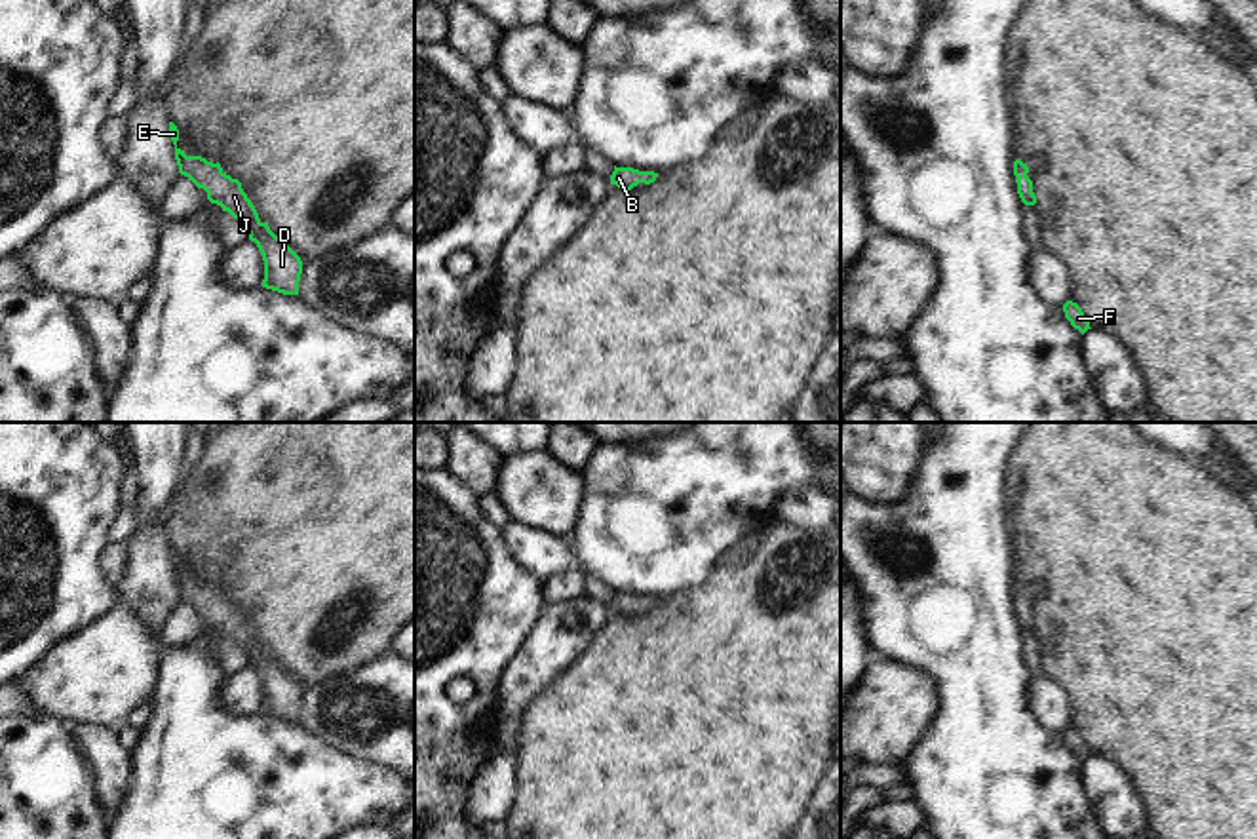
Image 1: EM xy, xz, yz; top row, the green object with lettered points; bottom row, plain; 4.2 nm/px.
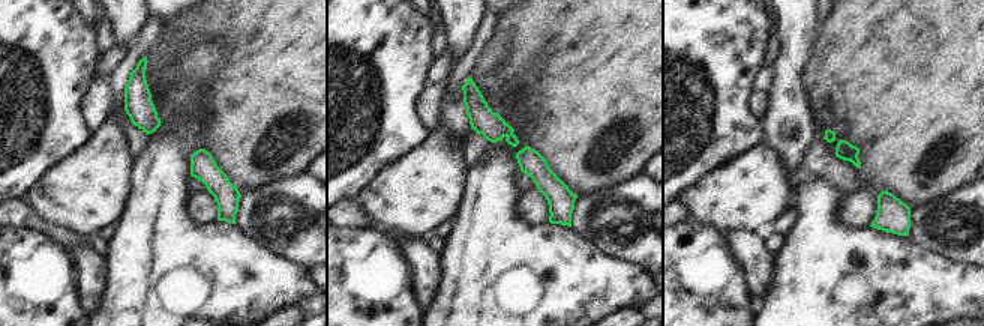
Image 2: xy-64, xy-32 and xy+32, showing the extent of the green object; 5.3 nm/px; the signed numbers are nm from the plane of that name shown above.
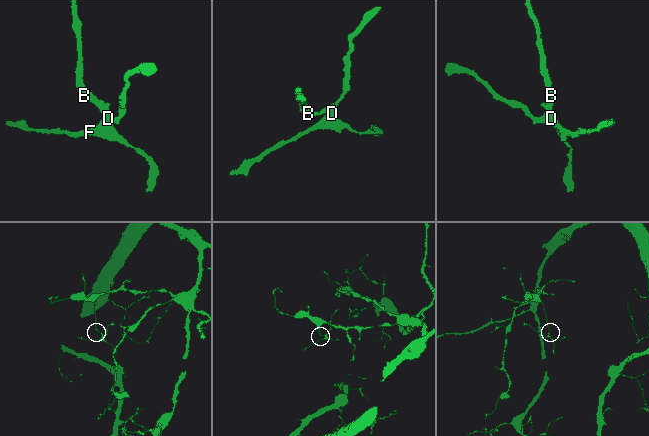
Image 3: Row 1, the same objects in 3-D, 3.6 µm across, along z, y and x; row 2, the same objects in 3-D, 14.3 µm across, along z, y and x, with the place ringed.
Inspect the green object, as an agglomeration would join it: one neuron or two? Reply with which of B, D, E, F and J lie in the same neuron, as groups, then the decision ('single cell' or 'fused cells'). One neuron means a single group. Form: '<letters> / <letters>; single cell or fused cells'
B D E F J; single cell

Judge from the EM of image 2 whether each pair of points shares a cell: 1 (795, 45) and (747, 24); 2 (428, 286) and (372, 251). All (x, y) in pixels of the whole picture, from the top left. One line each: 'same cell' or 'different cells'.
1: different cells
2: different cells

